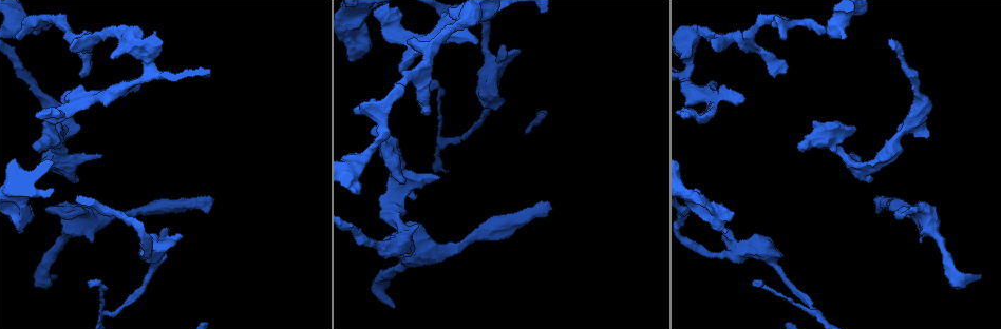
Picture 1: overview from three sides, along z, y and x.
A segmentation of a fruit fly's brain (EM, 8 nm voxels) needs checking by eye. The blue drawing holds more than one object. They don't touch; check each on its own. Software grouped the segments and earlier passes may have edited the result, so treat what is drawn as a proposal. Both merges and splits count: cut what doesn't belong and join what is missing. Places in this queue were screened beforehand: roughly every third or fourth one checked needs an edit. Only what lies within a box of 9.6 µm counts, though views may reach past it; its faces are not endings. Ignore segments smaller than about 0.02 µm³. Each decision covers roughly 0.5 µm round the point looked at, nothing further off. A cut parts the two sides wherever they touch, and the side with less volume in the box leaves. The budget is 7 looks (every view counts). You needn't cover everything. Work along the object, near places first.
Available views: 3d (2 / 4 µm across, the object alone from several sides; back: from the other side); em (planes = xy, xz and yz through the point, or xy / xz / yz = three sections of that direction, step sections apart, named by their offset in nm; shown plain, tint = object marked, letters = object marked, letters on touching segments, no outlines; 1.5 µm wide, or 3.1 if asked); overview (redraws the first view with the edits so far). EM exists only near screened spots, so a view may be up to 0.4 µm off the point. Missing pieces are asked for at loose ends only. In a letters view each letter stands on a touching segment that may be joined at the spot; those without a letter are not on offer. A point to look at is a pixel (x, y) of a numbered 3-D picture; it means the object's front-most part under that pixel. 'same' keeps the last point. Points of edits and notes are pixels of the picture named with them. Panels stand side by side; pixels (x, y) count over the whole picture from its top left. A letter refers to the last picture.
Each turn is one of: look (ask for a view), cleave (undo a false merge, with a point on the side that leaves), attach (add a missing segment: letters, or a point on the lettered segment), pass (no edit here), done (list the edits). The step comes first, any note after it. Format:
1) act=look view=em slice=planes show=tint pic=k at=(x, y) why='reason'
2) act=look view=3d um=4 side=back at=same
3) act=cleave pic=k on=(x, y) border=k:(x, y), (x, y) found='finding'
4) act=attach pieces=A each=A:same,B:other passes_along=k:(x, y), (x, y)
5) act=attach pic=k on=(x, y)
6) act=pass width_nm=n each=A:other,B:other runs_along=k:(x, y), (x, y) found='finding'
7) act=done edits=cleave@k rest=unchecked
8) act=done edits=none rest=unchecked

act=look view=3d um=4 pic=1 at=(759, 279) why='free end'

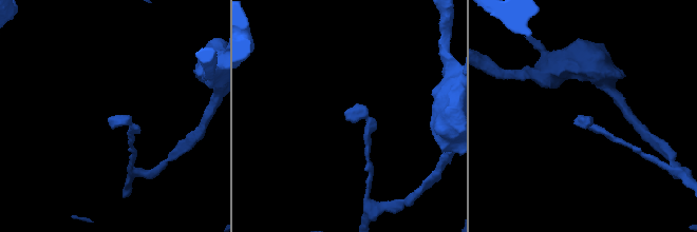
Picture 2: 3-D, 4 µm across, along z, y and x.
act=look view=em slice=planes show=plain pic=2 at=(583, 116) why='shape alone is not enough'

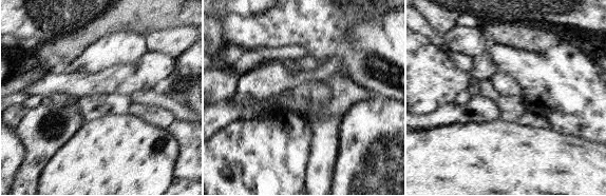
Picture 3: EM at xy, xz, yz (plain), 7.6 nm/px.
act=look view=em slice=planes show=letters at=same

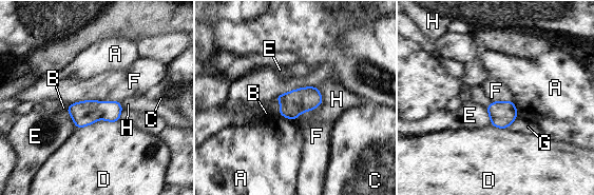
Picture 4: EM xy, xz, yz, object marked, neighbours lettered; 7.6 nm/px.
act=pass width_nm=160 each=A:other,B:other,C:other,D:other,E:other,F:other,G:other,H:other border=4:(119, 101), (79, 100), (68, 105) found='none of them fits'

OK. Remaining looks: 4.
act=look view=em slice=planes show=letters pic=1 at=(868, 180) why='branch stops here'

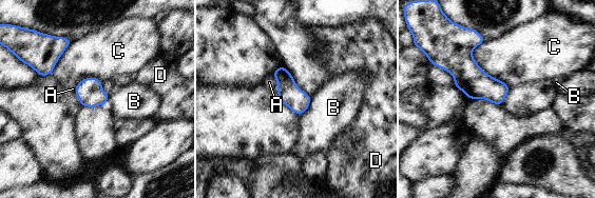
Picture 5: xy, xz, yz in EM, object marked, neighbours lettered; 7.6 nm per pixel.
act=pass longest_contact=C:420nm each=A:other,B:other,C:other,D:other border=5:(311, 96), (308, 107), (299, 115) found='none of them fits'

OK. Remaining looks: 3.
act=look view=3d um=2 pic=1 at=(979, 277) why='branch stops here'

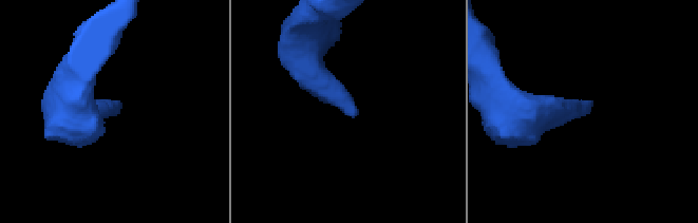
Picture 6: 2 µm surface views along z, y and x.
act=look view=em slice=xz step=8 show=tint pic=6 at=(591, 102)

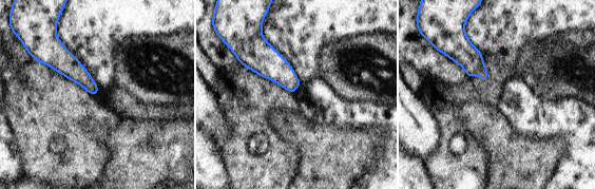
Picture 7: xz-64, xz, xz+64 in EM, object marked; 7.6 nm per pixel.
act=look view=em slice=planes show=letters at=same

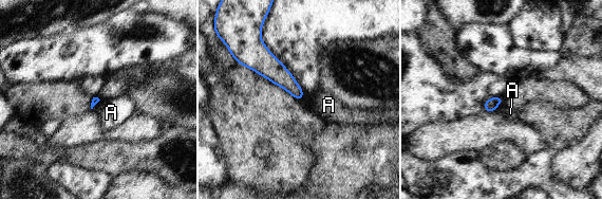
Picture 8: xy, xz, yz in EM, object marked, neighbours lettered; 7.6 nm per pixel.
act=pass longest_contact=A:100nm each=A:other border=8:(503, 101), (494, 110) found='none of them fits'

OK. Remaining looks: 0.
act=done edits=none rest=unchecked

